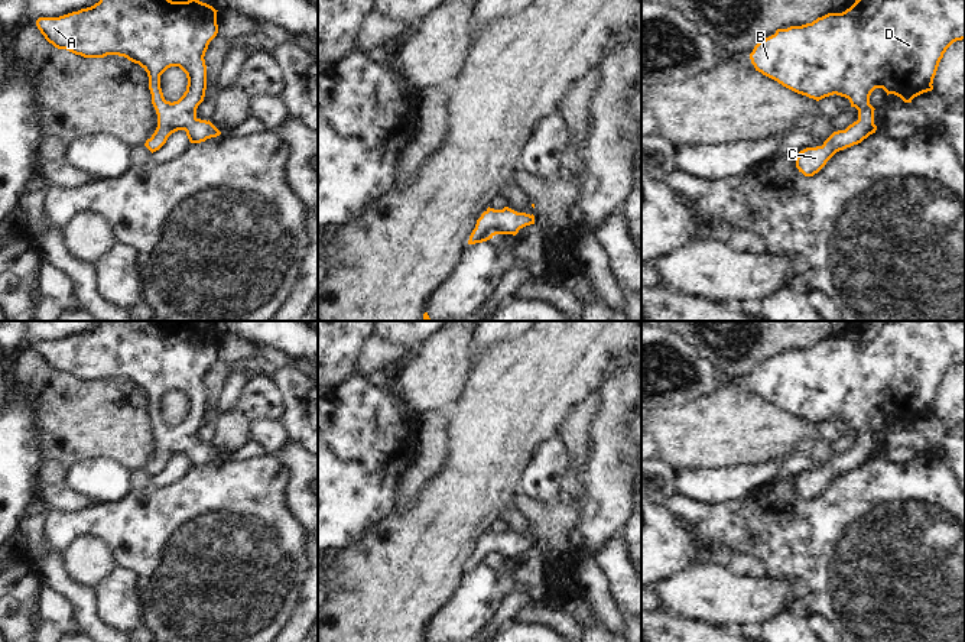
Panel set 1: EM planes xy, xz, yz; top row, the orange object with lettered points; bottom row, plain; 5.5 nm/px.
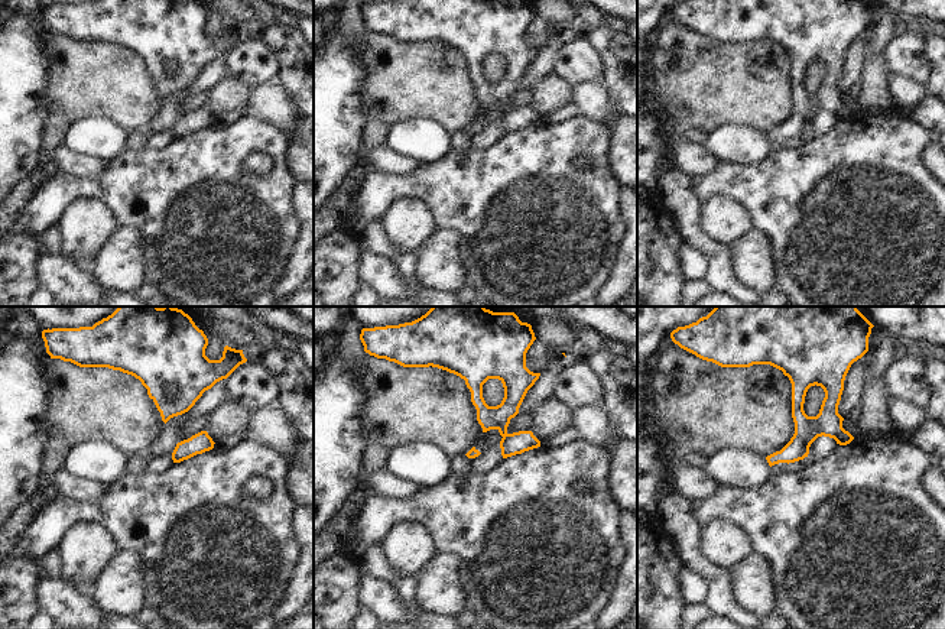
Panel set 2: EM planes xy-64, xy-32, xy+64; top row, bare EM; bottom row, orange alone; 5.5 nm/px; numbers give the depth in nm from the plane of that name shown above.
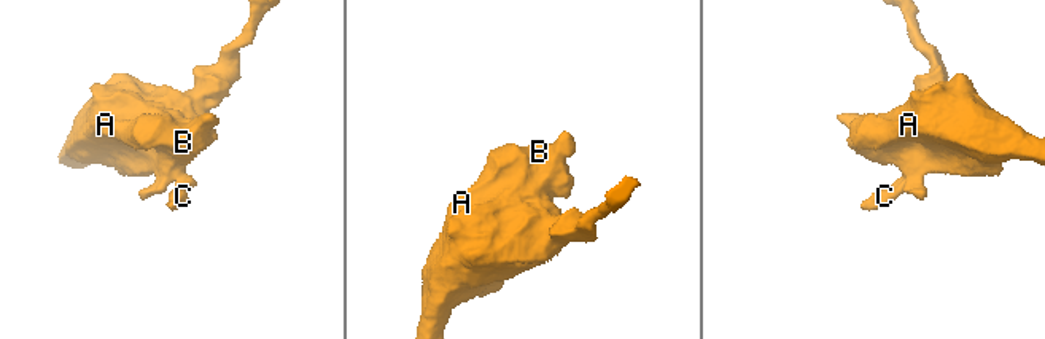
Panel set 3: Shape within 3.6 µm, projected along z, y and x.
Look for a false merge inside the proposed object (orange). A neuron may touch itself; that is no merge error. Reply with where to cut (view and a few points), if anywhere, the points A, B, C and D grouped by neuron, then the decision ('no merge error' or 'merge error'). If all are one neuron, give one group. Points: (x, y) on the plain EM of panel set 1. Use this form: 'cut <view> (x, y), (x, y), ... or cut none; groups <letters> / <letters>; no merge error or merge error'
cut none; groups A B C D; no merge error

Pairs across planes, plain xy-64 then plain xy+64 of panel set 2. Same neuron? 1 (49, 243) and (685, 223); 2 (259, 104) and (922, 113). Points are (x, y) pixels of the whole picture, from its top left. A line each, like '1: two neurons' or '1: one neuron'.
1: one neuron
2: two neurons

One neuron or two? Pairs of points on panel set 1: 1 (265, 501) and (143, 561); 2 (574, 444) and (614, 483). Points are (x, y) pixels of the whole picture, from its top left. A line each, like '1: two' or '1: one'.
1: one
2: two

